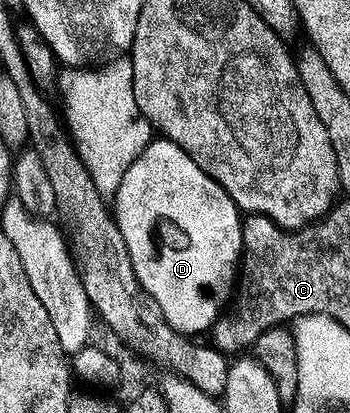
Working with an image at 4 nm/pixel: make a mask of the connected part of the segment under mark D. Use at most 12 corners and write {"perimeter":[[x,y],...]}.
{"perimeter":[[152,138],[114,193],[133,273],[206,332],[243,254],[229,193]]}

